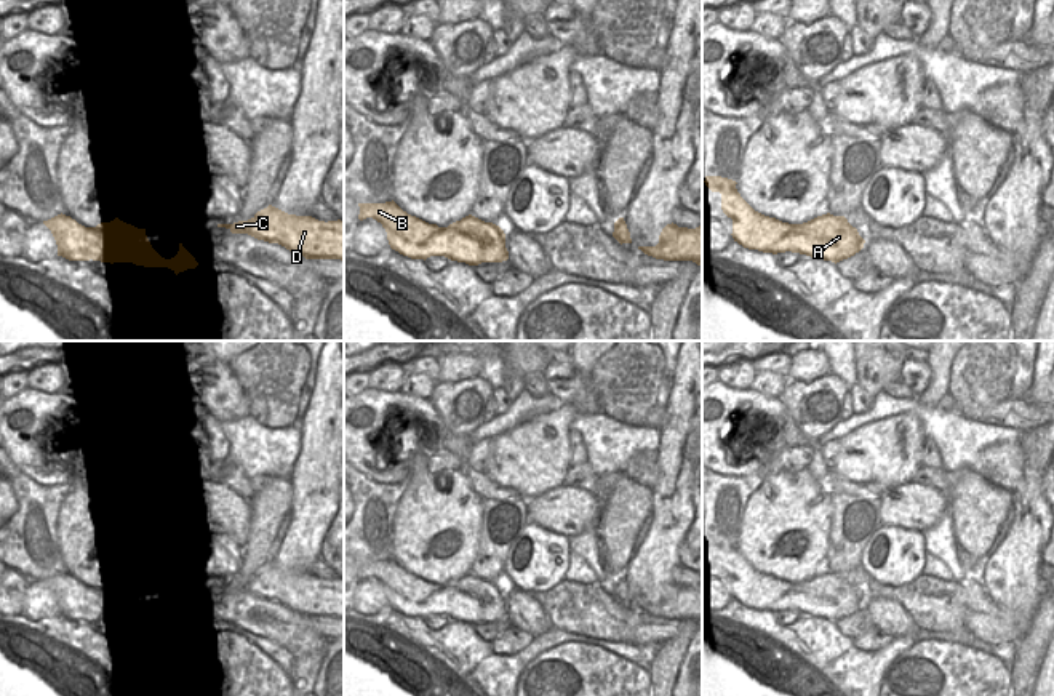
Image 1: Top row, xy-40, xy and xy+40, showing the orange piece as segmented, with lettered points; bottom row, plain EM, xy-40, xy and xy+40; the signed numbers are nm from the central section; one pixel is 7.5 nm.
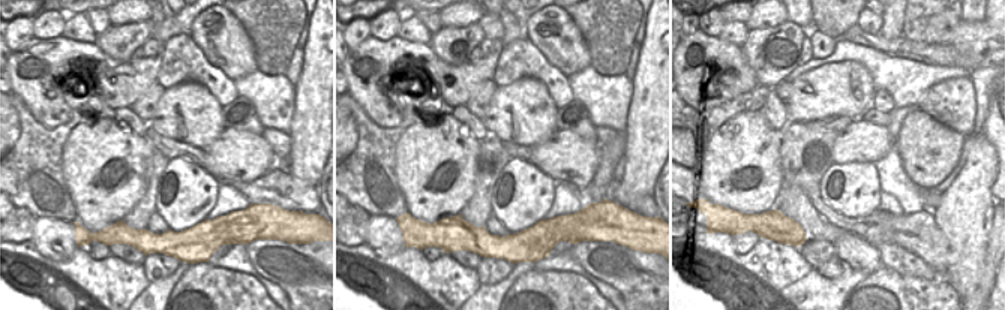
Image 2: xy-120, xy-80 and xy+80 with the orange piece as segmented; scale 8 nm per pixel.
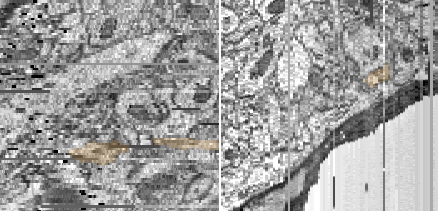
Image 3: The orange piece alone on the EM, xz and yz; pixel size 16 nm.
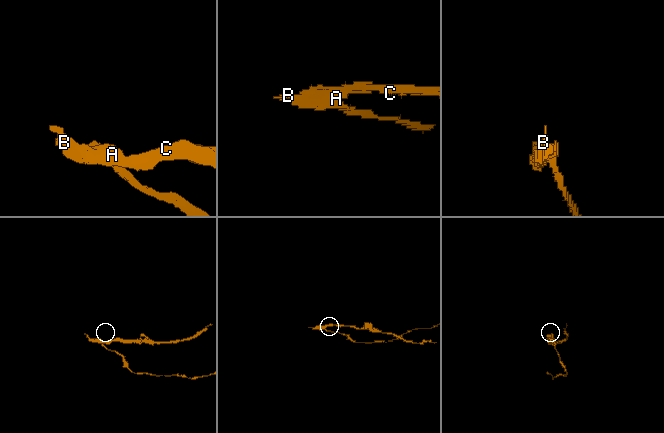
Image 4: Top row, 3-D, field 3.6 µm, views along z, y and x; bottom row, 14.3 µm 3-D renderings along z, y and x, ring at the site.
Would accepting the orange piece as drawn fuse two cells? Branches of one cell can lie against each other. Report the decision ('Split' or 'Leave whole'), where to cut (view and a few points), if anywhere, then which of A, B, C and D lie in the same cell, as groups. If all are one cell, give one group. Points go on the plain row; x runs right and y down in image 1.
Split. Split along xy+40 (822, 576), (813, 591), (795, 589), (760, 608). Groups: A C D / B.

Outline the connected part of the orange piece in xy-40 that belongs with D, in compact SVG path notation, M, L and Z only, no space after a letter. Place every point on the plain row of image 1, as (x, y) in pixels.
M269 563L248 579L218 582L218 586L278 602L305 618L344 619L344 579L341 578L325 581L312 574L288 573Z

